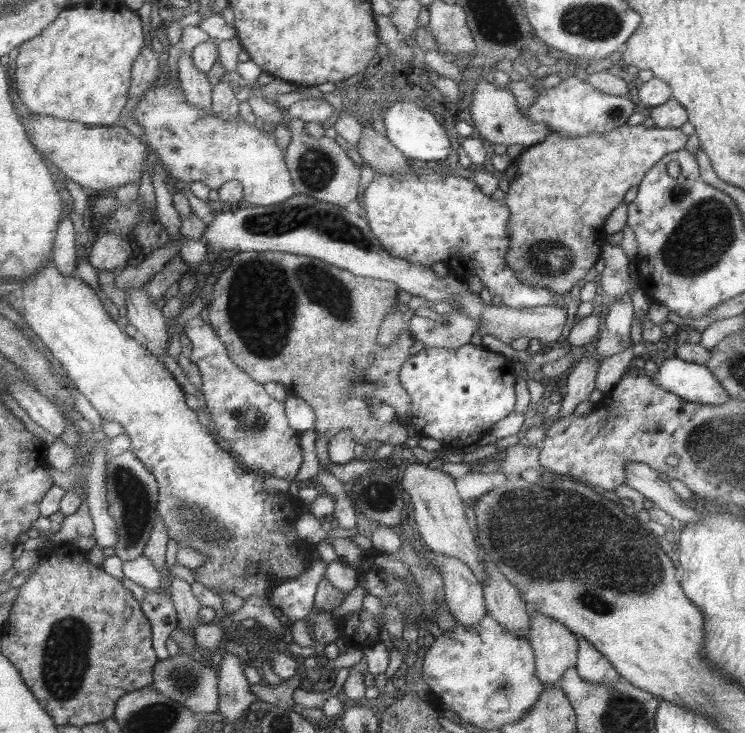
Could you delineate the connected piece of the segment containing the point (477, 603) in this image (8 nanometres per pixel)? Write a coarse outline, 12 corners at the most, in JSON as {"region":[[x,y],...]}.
{"region":[[437,555],[444,602],[463,626],[487,613],[480,580],[460,559]]}

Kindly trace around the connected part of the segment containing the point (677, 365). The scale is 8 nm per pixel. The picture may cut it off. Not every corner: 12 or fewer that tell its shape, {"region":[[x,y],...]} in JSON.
{"region":[[664,359],[655,376],[685,402],[720,405],[728,393],[700,363]]}

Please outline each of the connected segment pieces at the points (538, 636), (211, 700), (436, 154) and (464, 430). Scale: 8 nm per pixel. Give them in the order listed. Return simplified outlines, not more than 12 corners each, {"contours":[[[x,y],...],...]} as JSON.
{"contours":[[[535,612],[525,638],[536,677],[557,686],[576,665],[564,623]],[[192,654],[153,667],[151,690],[197,716],[217,710],[217,680]],[[413,100],[383,110],[384,136],[407,160],[445,159],[449,138]],[[470,343],[400,368],[400,421],[454,450],[515,404],[511,361]]]}

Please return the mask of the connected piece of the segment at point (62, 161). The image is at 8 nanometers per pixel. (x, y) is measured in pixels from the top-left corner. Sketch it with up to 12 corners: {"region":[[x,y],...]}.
{"region":[[33,112],[41,156],[84,191],[139,181],[150,158],[119,124]]}

